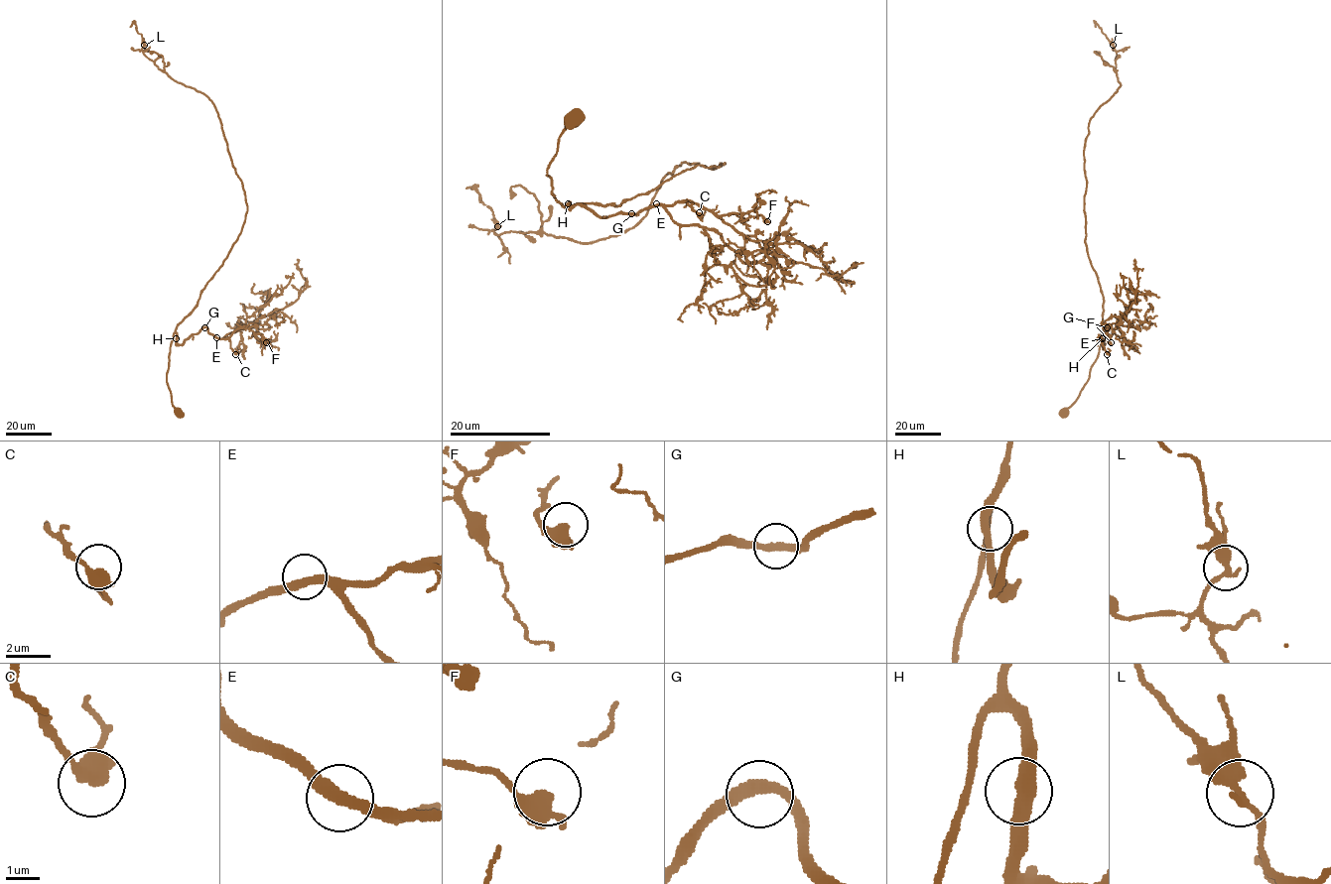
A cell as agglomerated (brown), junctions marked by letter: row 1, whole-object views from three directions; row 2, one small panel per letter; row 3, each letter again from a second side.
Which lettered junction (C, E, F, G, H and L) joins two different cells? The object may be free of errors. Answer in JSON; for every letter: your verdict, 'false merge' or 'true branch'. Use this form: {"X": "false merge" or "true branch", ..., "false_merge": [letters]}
{"C": "true branch", "E": "true branch", "F": "true branch", "G": "true branch", "H": "true branch", "L": "true branch", "false_merge": []}

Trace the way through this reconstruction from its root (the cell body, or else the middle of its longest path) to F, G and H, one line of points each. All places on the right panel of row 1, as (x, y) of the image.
F: (1088, 256), (1103, 297), (1102, 342), (1108, 335), (1107, 327), (1101, 336), (1108, 327), (1111, 342)
G: (1088, 256), (1103, 297), (1103, 345), (1108, 335), (1107, 327)
H: (1088, 256), (1103, 297), (1103, 338)

